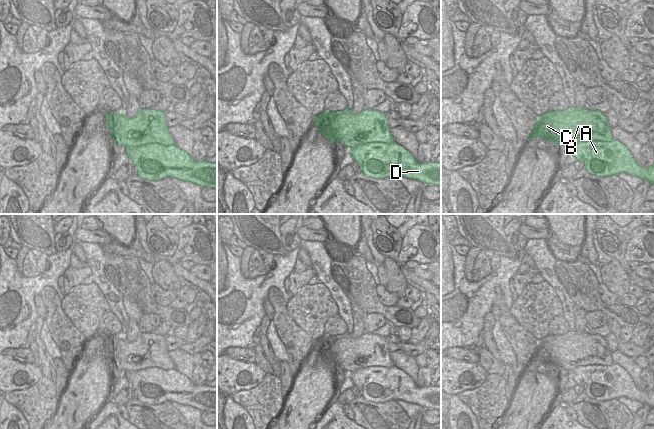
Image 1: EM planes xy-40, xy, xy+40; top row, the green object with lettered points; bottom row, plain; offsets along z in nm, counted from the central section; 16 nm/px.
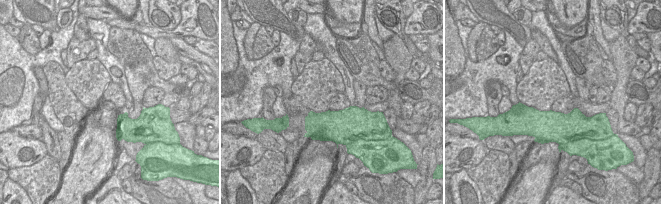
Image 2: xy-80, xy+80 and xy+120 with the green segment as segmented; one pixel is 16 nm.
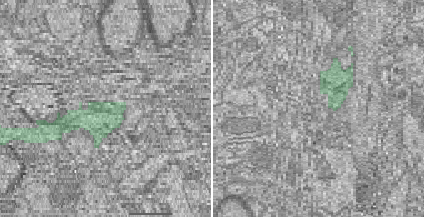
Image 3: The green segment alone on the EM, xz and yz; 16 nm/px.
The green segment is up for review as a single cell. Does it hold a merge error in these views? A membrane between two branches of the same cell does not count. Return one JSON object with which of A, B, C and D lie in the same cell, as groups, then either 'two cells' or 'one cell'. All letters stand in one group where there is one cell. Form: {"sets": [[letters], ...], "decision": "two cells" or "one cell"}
{"sets": [["A", "D"], ["B", "C"]], "decision": "two cells"}

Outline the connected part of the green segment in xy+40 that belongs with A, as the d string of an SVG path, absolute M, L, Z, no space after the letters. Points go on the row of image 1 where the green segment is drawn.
M612 140L610 142L604 141L587 141L578 142L571 148L571 154L584 164L586 171L598 177L608 177L612 175L618 175L620 173L626 173L631 176L639 177L643 180L649 181L654 184L654 165L649 168L640 166L634 159L630 150L618 140Z

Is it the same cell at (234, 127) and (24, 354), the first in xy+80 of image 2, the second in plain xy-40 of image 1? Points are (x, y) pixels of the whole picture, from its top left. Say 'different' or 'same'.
same

